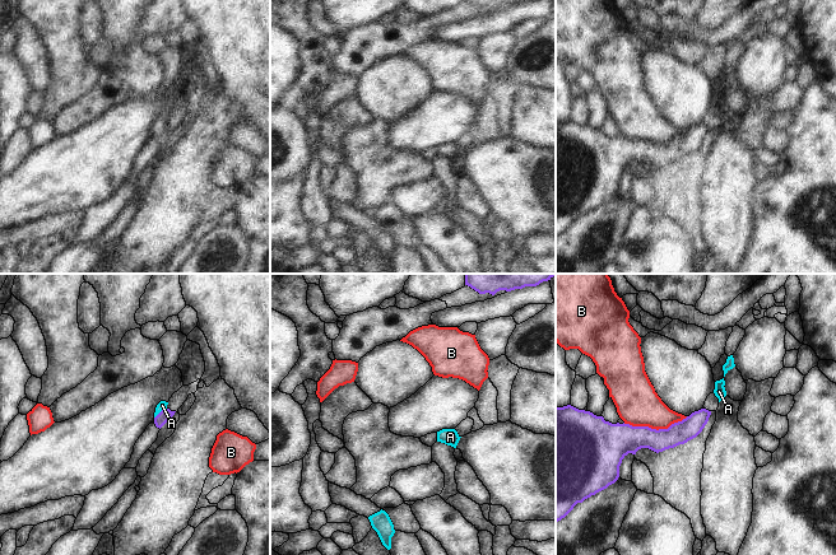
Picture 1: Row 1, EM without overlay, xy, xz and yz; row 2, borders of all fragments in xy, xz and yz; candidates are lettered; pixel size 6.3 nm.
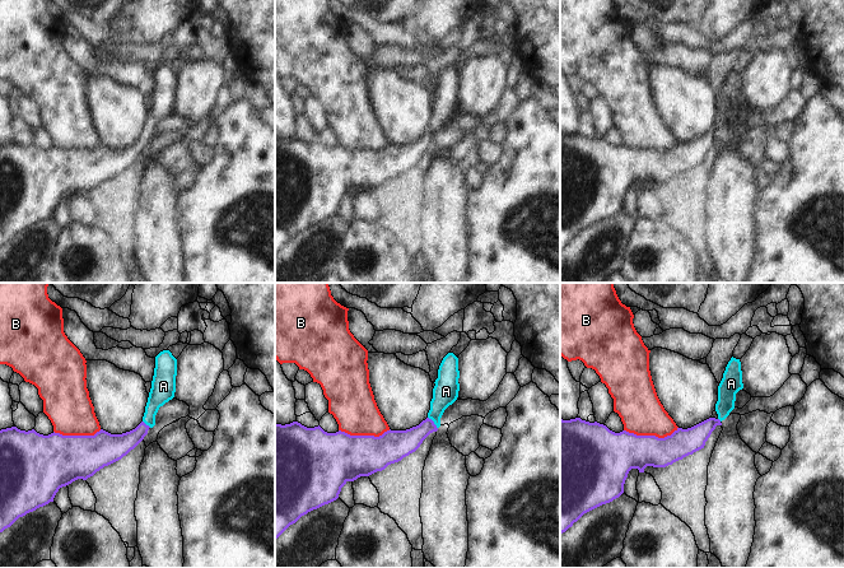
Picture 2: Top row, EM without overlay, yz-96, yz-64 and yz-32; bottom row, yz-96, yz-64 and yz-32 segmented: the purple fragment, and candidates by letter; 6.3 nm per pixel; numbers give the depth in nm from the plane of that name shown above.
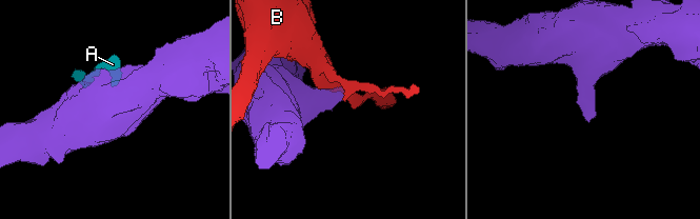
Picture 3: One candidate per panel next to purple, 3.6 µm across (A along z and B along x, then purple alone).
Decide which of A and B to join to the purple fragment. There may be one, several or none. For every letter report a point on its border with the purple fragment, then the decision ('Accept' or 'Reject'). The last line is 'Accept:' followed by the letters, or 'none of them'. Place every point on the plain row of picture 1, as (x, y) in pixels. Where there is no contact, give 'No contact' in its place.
A: Touches purple at xy (159, 127). Accept
B: Touches purple at yz (655, 144). Reject
Accept: A.

